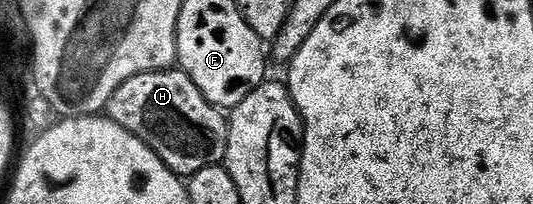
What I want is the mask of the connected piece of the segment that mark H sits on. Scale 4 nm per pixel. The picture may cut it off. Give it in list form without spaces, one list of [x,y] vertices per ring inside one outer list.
[[[181,69],[149,71],[134,75],[109,92],[106,101],[105,114],[108,118],[119,123],[124,129],[128,129],[128,133],[140,137],[140,141],[144,141],[144,145],[148,145],[148,149],[152,149],[152,153],[156,153],[156,157],[160,157],[160,161],[164,161],[164,165],[168,165],[179,177],[189,177],[200,168],[207,166],[211,162],[210,154],[217,147],[219,150],[223,142],[223,112],[210,103],[204,97],[204,93],[200,93],[200,89],[196,89],[192,77],[188,77]]]

